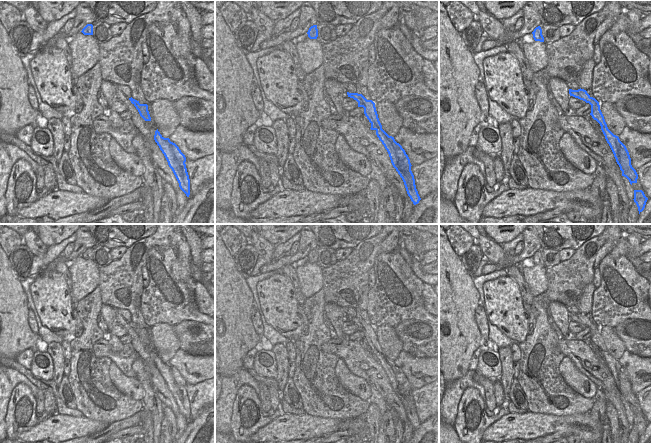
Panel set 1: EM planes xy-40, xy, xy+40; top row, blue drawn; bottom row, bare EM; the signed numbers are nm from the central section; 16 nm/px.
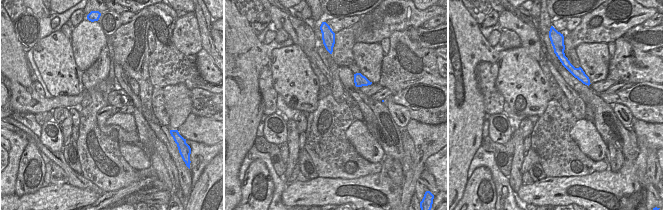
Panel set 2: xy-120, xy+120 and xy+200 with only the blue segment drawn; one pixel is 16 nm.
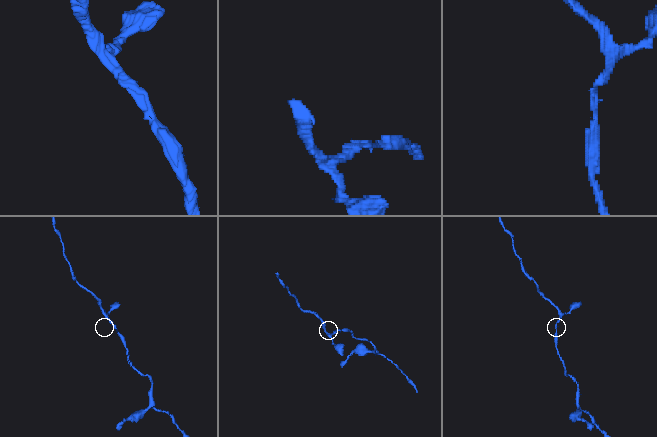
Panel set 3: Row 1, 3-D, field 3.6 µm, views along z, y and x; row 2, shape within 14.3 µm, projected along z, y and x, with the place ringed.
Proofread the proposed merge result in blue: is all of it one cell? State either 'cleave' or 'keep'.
keep

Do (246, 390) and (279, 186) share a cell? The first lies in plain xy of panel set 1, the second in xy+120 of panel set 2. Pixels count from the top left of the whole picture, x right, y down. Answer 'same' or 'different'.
different

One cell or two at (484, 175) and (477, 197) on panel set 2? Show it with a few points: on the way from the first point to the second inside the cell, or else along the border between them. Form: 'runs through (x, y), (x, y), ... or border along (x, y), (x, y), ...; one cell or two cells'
runs through (481, 180), (480, 188), (476, 192); one cell

